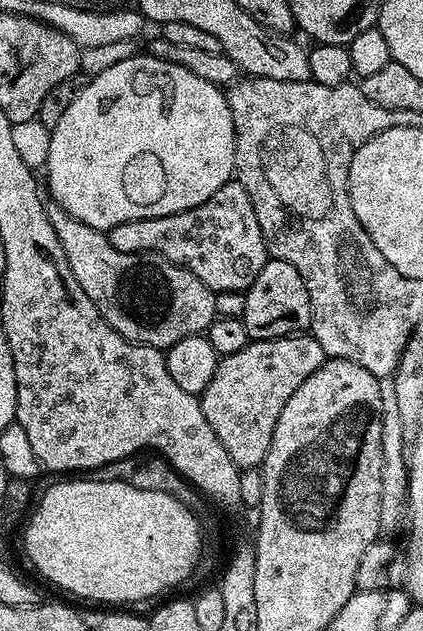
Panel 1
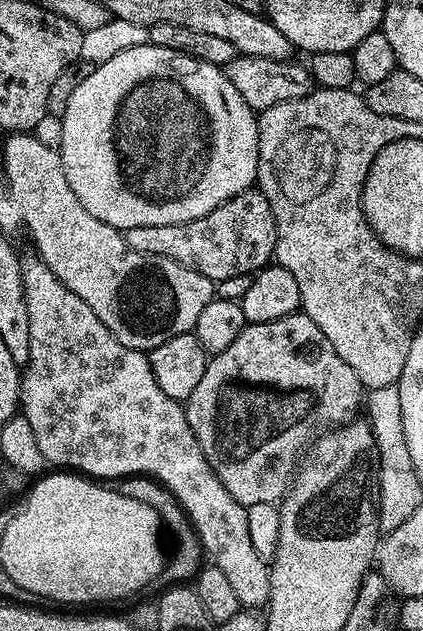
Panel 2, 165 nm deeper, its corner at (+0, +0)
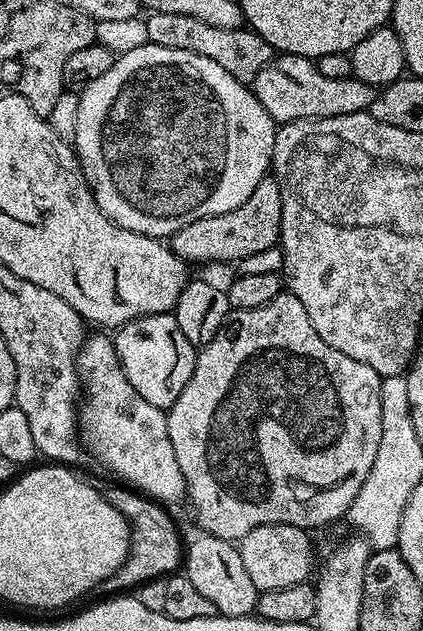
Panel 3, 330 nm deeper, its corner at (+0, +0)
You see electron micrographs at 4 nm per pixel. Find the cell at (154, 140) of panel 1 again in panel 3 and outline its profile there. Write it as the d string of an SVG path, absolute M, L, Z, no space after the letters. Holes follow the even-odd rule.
M150 43L138 46L136 50L117 55L112 61L110 70L106 70L102 78L90 82L90 86L82 89L79 98L78 130L74 147L76 156L80 160L80 169L83 170L84 177L92 187L98 206L114 223L126 230L134 230L138 234L157 238L171 238L175 232L182 230L182 226L190 226L190 222L198 222L198 218L226 214L242 206L242 202L246 202L246 198L254 194L254 186L258 186L258 182L262 182L262 178L269 175L278 127L276 121L270 118L270 114L266 114L266 110L262 110L262 102L258 102L249 85L238 82L234 74L222 70L218 62L210 62L210 58L202 58L202 54L190 54L190 50L166 50L166 46L154 46Z

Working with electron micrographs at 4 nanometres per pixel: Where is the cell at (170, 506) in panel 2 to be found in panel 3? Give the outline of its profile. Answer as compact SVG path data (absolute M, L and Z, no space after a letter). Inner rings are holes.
M120 482L112 483L116 484L103 485L102 491L106 502L110 502L110 506L114 506L114 510L118 510L118 514L122 514L128 520L128 557L124 559L122 566L118 566L118 570L114 570L114 574L110 574L110 578L104 580L101 587L88 593L86 600L89 605L101 604L109 599L110 594L124 594L151 580L167 578L184 562L186 544L185 541L180 541L180 532L168 513L171 511L151 496L145 496L143 492L131 486L125 486Z

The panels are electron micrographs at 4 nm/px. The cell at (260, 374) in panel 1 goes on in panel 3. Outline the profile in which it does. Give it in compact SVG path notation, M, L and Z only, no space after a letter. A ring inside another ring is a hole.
M282 290L273 300L266 302L266 306L254 306L254 310L233 311L216 337L197 351L190 382L186 382L182 394L178 394L166 412L170 443L174 445L174 458L178 458L178 466L182 470L186 500L187 503L192 503L196 520L204 527L201 529L209 536L239 542L243 536L250 534L250 530L254 530L254 526L285 524L313 530L312 528L324 528L335 520L343 521L354 498L358 498L358 490L362 490L362 482L366 482L366 474L370 474L370 466L374 466L378 442L382 442L381 379L379 374L370 370L370 366L366 366L366 362L354 362L354 358L342 354L342 350L334 350L334 346L322 342L322 334L314 330L314 322L310 322L306 306L302 306L302 302L298 302L292 292Z

